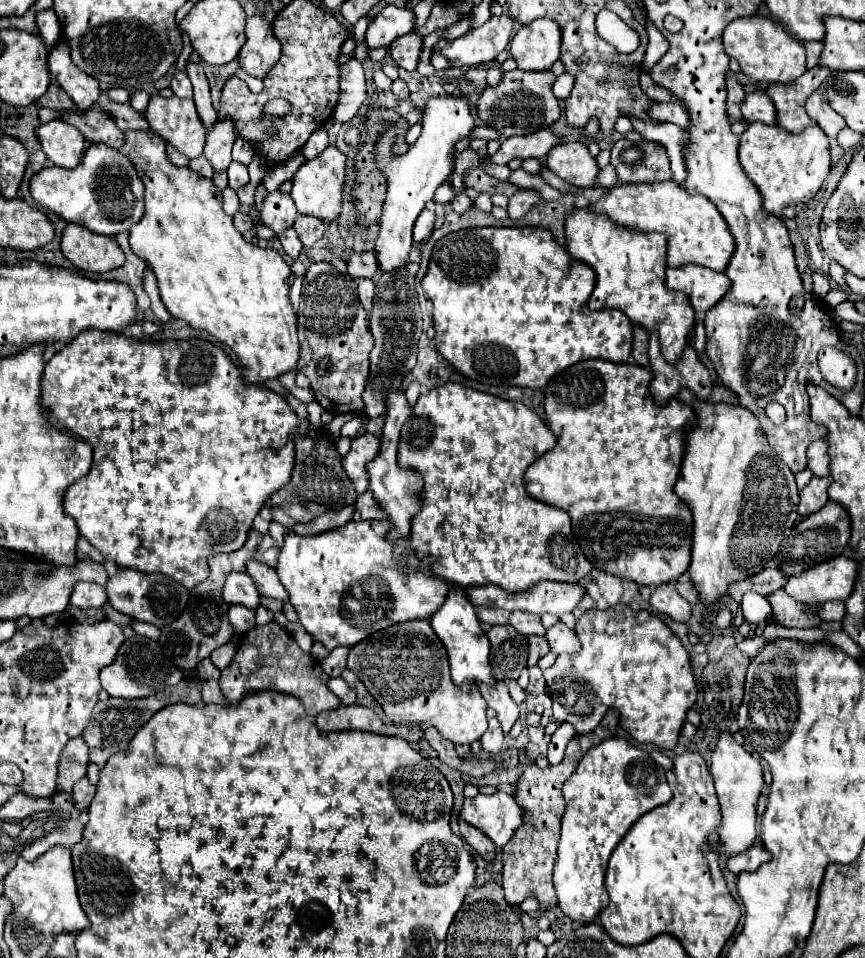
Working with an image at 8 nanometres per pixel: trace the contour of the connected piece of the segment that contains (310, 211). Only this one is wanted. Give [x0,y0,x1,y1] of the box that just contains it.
[291,147,345,221]

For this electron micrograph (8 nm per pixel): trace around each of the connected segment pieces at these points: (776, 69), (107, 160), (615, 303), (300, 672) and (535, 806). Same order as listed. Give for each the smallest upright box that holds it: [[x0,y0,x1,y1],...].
[[723,17,805,85],[31,145,143,235],[565,209,695,363],[219,621,341,717],[503,709,619,909]]

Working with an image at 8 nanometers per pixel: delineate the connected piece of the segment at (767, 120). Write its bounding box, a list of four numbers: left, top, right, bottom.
[741,91,775,125]

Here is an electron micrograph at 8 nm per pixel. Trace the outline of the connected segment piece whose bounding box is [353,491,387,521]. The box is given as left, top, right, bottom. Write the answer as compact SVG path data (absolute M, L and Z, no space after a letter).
M367 491L363 495L359 495L359 501L355 505L355 513L353 513L353 519L355 521L363 521L363 519L383 519L387 517L383 511L379 511L379 507L375 507L375 499L373 495Z

